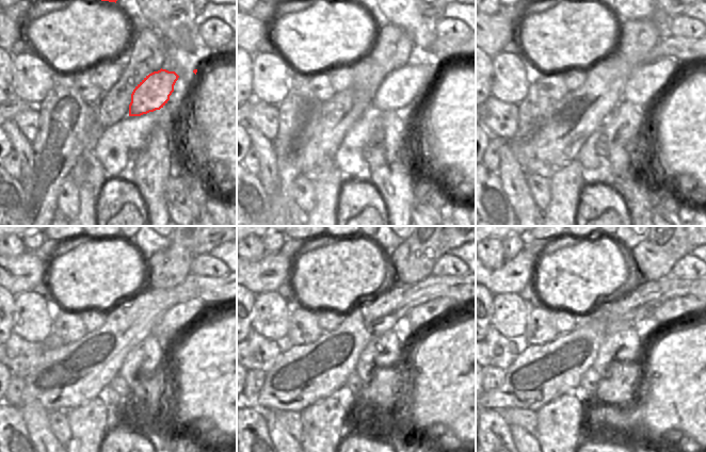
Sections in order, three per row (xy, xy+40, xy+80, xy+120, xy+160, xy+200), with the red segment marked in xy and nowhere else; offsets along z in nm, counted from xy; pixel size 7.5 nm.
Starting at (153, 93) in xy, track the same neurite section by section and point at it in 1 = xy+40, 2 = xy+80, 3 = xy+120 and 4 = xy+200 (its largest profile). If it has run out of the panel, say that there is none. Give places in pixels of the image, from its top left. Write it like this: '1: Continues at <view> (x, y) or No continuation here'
1: Continues at xy+40 (399, 91)
2: Continues at xy+80 (647, 79)
3: Continues at xy+120 (174, 320)
4: Continues at xy+200 (668, 311).

